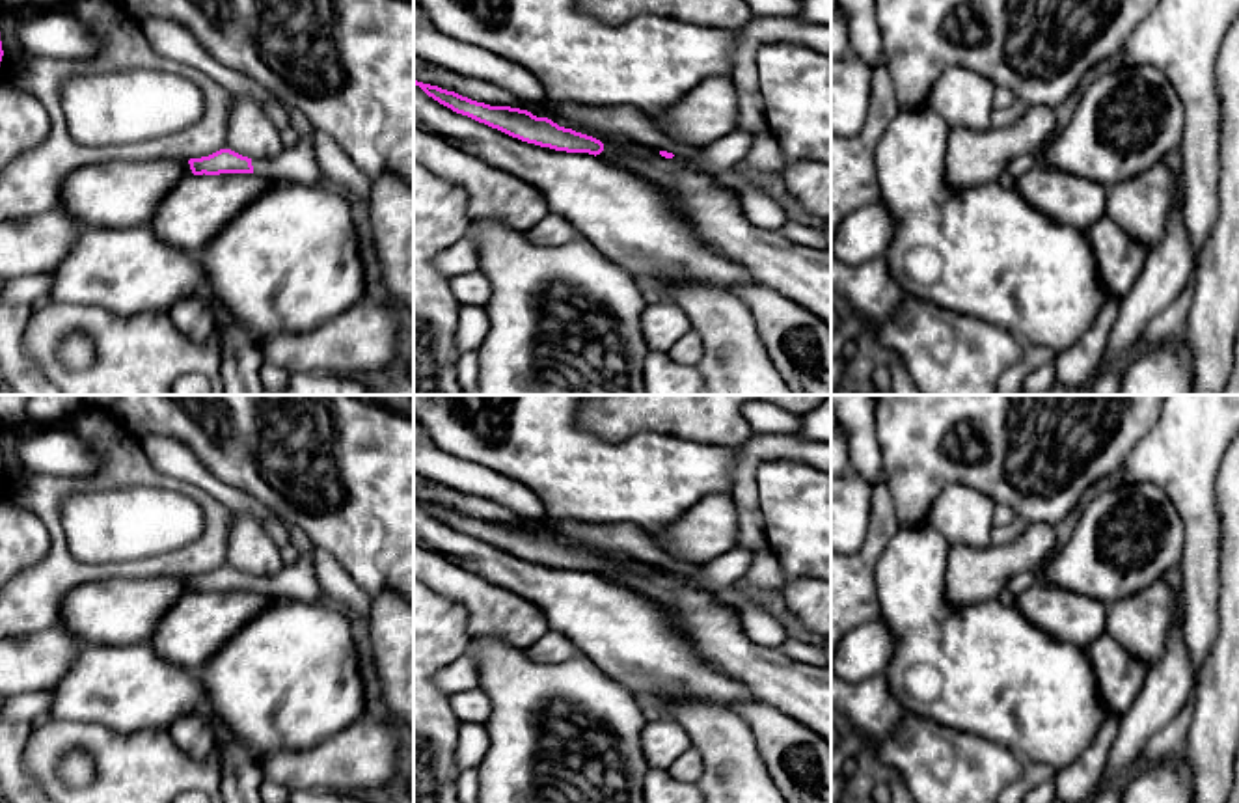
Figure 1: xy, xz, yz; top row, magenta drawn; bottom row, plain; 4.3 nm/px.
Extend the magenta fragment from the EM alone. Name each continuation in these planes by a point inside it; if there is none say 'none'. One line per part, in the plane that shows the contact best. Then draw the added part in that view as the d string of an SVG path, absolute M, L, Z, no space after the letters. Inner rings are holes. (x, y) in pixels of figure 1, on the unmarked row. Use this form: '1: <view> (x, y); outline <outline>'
1: xy (299, 582); outline M283 522L291 535L293 546L298 550L298 561L291 566L283 566L274 576L252 576L253 591L272 596L274 600L296 600L306 604L320 604L330 600L322 591L315 566L313 566L313 544L296 525Z

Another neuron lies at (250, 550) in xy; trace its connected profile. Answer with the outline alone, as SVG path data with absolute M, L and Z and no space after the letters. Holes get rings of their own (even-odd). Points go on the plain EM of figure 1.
M233 512L225 566L248 576L274 576L283 570L281 548L250 512Z

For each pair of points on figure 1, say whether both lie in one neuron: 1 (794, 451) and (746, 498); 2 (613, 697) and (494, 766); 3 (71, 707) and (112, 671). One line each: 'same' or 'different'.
1: same
2: same
3: same

